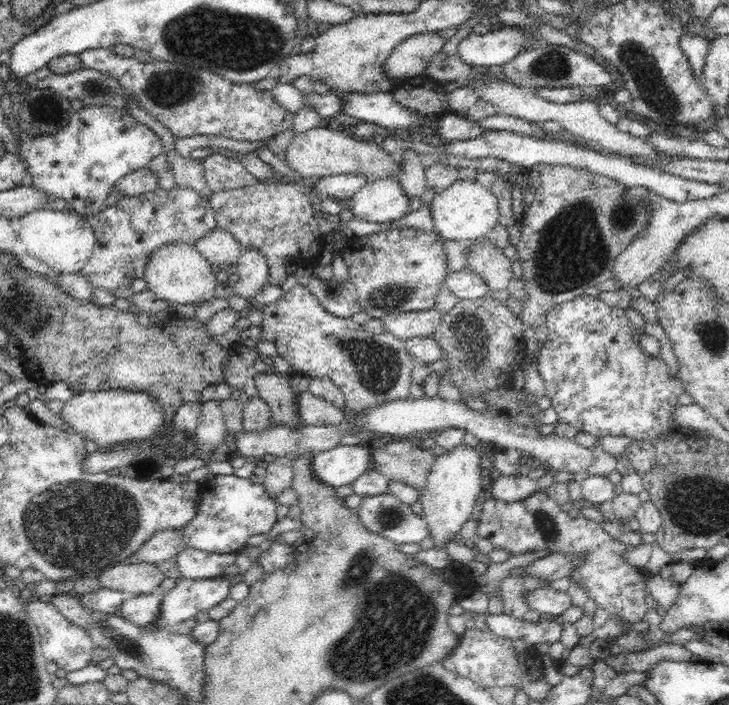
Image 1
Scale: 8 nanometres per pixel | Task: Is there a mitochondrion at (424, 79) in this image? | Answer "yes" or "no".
no

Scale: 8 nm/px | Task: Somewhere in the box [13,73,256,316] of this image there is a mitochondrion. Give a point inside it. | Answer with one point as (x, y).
(94, 89)

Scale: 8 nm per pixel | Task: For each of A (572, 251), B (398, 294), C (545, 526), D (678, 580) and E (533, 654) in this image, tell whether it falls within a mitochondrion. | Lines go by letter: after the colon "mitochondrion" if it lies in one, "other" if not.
A: mitochondrion
B: mitochondrion
C: mitochondrion
D: other
E: other

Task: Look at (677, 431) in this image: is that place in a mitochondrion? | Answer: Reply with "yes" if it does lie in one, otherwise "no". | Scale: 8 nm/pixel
no

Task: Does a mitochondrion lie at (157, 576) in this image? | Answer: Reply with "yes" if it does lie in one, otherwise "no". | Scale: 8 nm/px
no

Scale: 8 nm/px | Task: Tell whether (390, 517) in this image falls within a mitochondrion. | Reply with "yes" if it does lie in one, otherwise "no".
yes

